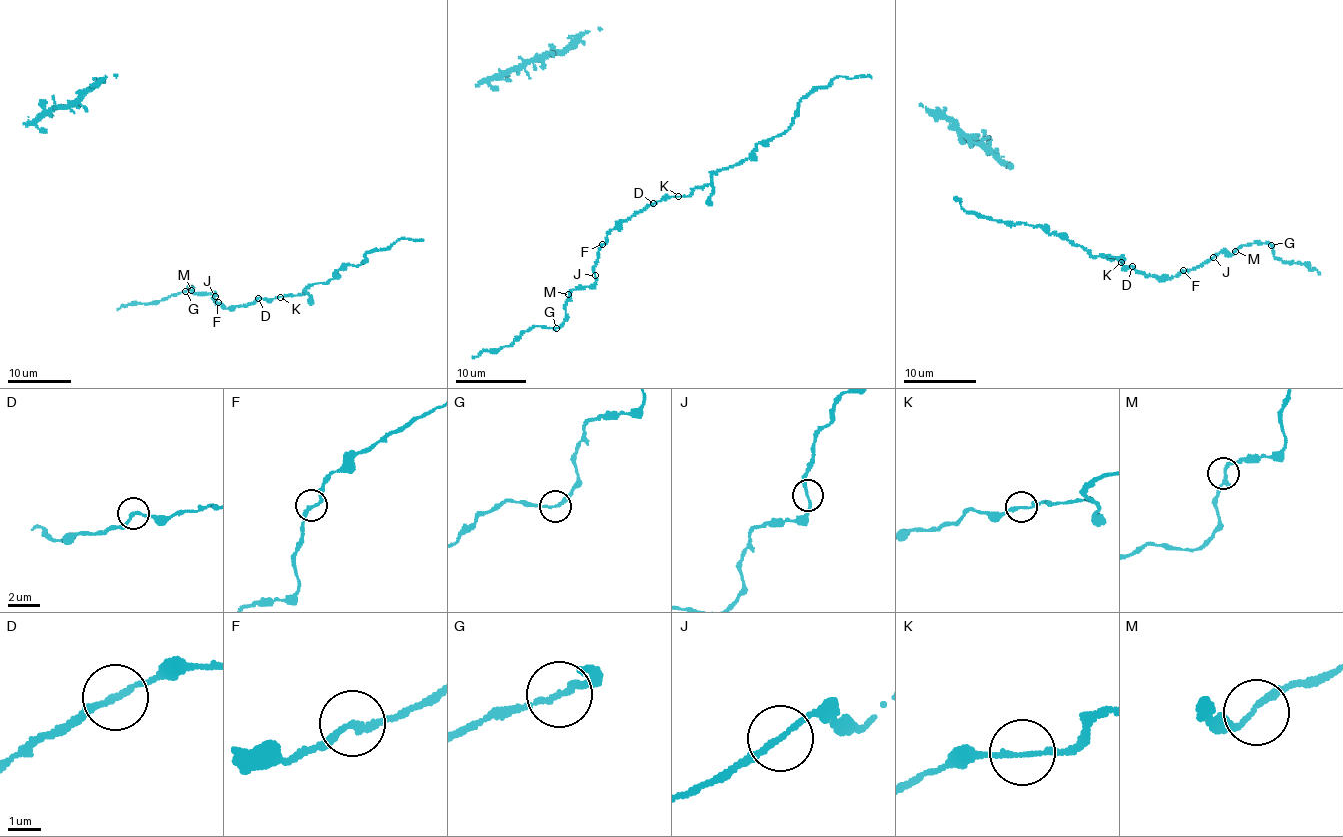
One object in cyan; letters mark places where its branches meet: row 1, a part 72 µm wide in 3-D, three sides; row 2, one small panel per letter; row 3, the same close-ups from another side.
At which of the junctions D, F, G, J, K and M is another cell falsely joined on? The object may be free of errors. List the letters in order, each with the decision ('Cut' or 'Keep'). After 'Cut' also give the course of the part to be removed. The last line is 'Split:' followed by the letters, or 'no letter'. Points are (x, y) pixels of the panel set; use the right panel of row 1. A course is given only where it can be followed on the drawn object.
D: Keep
F: Keep
G: Keep
J: Keep
K: Keep
M: Keep
Split: no letter

